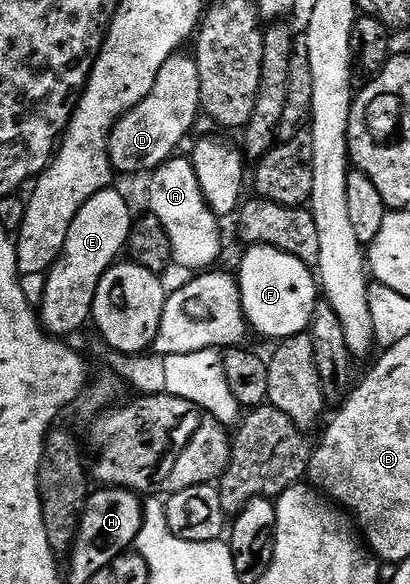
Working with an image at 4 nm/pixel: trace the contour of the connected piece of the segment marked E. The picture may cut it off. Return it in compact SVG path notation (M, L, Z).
M113 190L95 193L75 213L61 255L44 276L45 292L41 295L41 307L39 303L39 318L41 326L54 337L69 337L65 335L75 334L85 322L90 322L99 281L118 262L117 254L126 250L135 215L129 212L128 201Z

